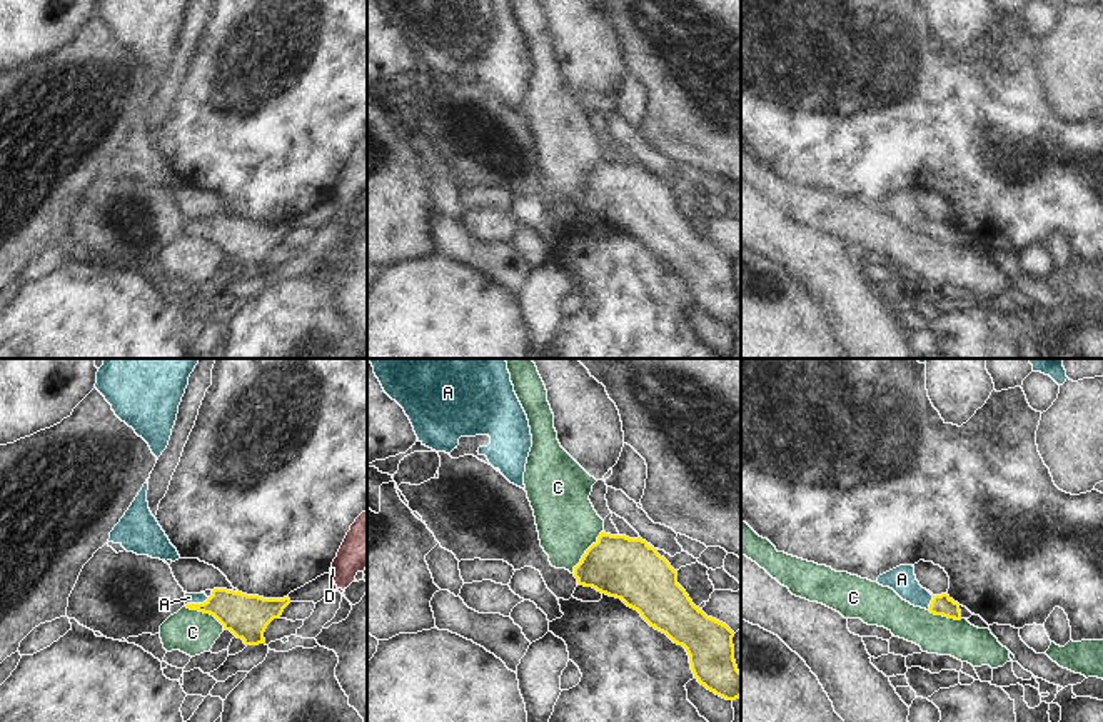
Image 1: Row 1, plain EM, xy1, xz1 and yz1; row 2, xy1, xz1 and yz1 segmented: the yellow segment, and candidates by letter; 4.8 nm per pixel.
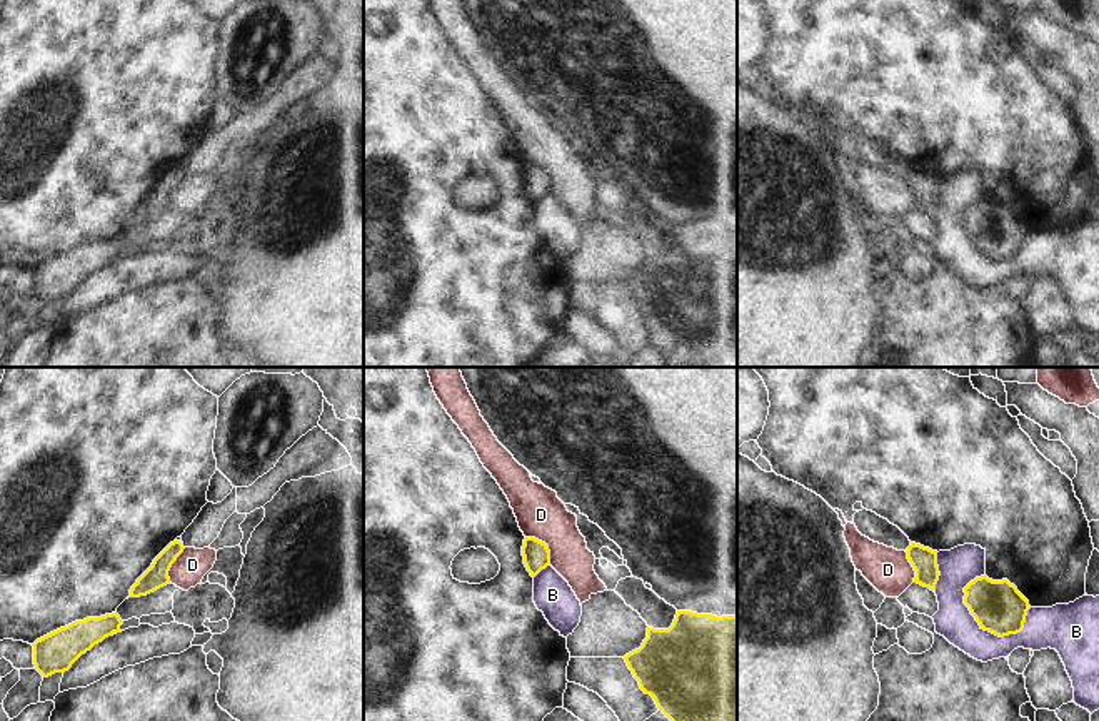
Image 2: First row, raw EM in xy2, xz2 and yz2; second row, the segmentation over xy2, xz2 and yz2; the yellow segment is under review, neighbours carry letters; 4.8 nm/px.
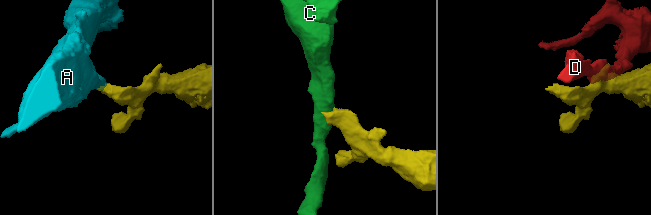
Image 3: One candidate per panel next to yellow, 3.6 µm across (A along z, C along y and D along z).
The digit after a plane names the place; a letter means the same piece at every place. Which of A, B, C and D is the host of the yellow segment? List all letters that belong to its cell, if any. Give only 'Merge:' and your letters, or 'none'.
Merge: A

